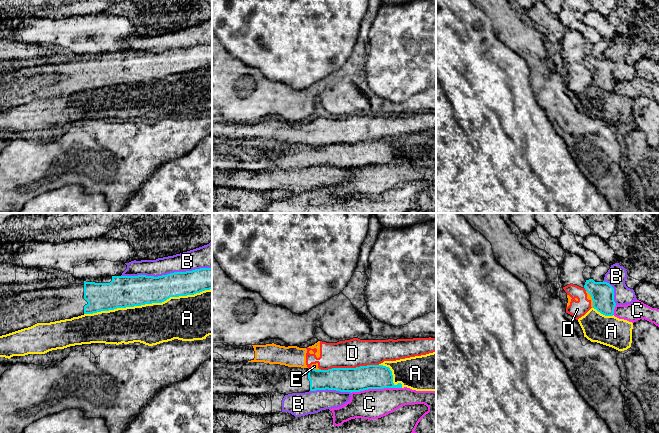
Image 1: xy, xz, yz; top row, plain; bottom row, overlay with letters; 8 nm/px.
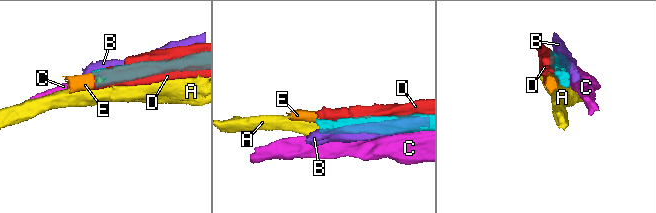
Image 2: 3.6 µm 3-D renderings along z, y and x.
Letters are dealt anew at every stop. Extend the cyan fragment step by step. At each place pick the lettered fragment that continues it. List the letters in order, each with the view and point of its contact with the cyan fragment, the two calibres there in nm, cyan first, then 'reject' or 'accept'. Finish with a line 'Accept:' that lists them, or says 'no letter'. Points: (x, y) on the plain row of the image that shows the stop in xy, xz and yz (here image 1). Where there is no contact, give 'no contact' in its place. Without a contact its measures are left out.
A: contact xy (147, 79); calibres 260 and 340 nm; reject
B: contact xy (167, 50); calibres 240 and 160 nm; reject
C: contact xz (376, 164); calibres 190 and 240 nm; reject
D: contact xz (348, 144); calibres 190 and 220 nm; reject
E: contact yz (592, 75); calibres 190 and 40 nm; reject
Accept: no letter

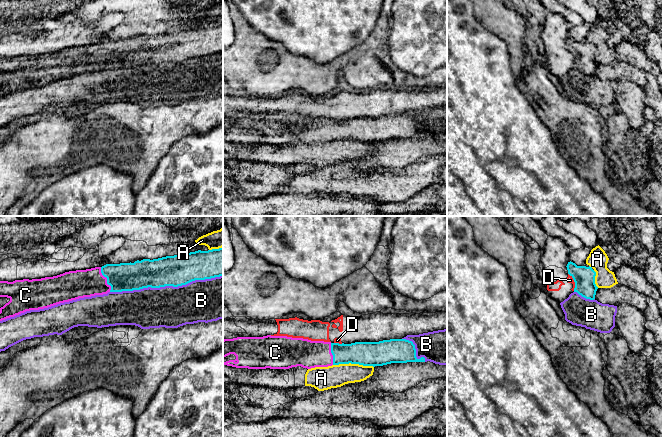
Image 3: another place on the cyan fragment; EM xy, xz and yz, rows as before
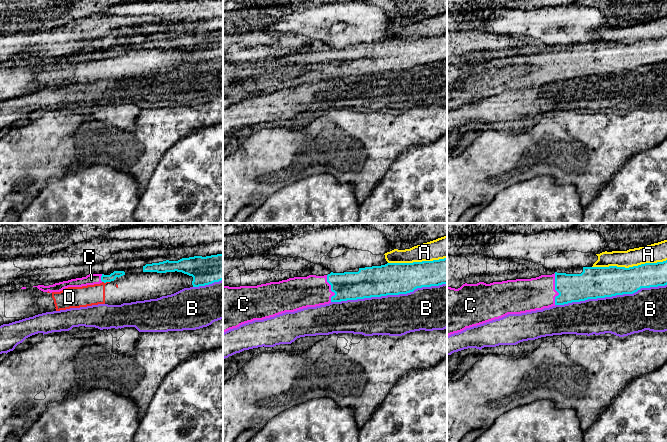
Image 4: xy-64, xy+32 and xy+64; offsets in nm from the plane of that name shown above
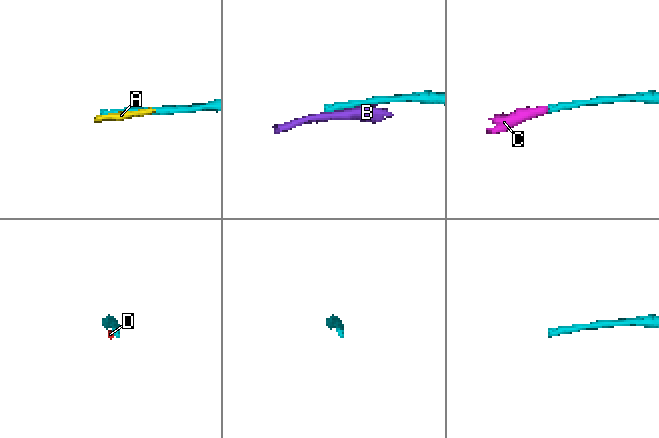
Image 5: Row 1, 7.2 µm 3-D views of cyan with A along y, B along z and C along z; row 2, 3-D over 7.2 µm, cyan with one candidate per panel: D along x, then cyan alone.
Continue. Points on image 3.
A: contact xz (353, 139); calibres 190 and 180 nm; reject
B: contact xy (166, 61); calibres 260 and 340 nm; reject
C: contact xy (107, 55); calibres 220 and 220 nm; accept
D: contact yz (574, 57); calibres 180 and 50 nm; reject
Accept: C

